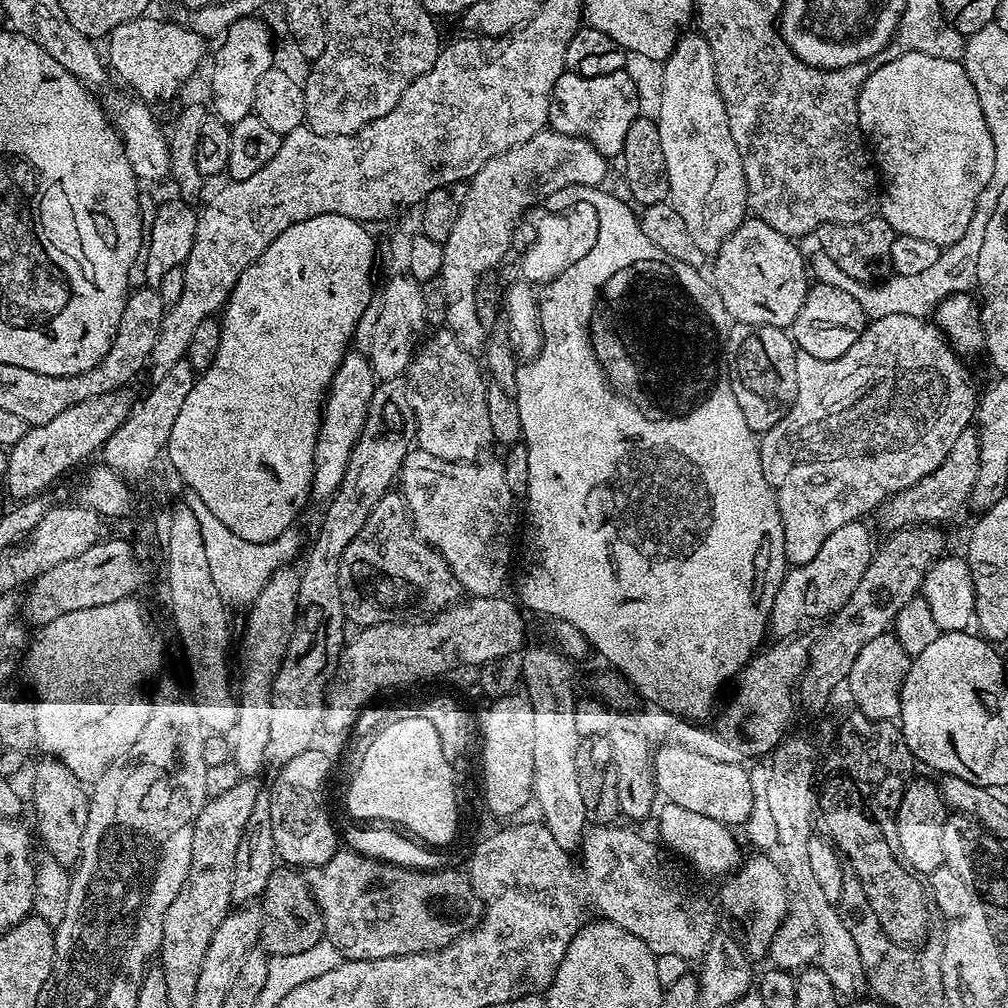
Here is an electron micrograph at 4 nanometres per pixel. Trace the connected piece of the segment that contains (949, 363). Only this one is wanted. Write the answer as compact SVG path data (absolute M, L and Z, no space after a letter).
M886 314L886 318L878 318L871 321L865 327L864 333L842 354L837 360L823 360L814 358L802 351L796 353L796 369L798 370L798 394L794 398L794 406L778 422L778 426L771 428L769 432L759 437L760 461L762 462L762 474L766 474L766 482L776 494L776 505L782 518L782 534L784 535L784 549L789 565L795 566L810 562L818 550L822 550L822 542L834 534L834 530L846 526L850 522L867 517L867 512L875 513L884 501L894 494L922 482L926 474L934 474L942 462L946 462L946 454L954 442L963 432L969 431L976 415L978 403L978 388L972 385L972 376L964 369L965 361L956 355L944 333L936 327L935 323L919 316L907 316L906 314Z

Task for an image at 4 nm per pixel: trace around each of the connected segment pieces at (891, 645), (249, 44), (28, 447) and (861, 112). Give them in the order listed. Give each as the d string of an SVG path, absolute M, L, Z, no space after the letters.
M894 634L871 639L859 651L847 676L846 689L856 703L855 711L871 720L895 721L900 714L900 695L909 663L910 657Z
M245 16L243 20L234 22L234 26L224 33L219 41L220 49L212 60L212 104L211 111L224 124L229 126L242 122L242 118L253 115L254 90L258 90L258 82L262 74L266 74L274 66L272 60L272 32L256 16Z
M131 387L119 388L110 394L102 394L98 398L90 398L86 402L78 402L78 406L70 406L58 414L58 418L50 418L45 424L33 424L26 434L8 452L8 465L2 484L8 487L13 501L23 502L39 497L67 468L83 462L103 449L105 442L132 415Z
M907 52L901 56L893 56L884 64L873 67L870 78L866 78L858 94L858 122L861 133L866 137L874 153L875 163L882 173L882 199L879 201L878 208L886 223L901 236L926 238L941 246L958 242L958 238L966 234L966 226L970 226L970 218L974 218L974 206L978 206L978 194L982 194L982 190L990 182L990 174L994 174L994 138L990 138L990 130L982 114L982 102L978 102L978 94L966 74L963 63L958 60L934 58L930 54L921 52Z

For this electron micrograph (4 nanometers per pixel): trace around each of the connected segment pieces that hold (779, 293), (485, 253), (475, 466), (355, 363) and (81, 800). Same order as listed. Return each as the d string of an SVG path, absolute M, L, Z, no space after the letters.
M755 218L745 219L738 230L722 242L710 276L735 323L787 329L794 318L798 318L798 310L802 310L810 287L810 268L796 244L793 237L778 234L774 226L766 226L766 222Z
M545 130L534 134L526 142L490 158L478 174L474 174L471 180L467 181L468 197L458 214L458 222L454 222L454 230L450 230L450 238L446 238L443 244L442 270L438 277L439 283L444 283L444 300L448 305L444 308L444 320L447 331L458 338L460 345L473 354L480 354L484 348L484 335L486 329L480 320L478 306L476 305L476 290L481 287L482 279L476 273L472 264L496 264L508 252L512 244L512 231L516 228L516 219L523 217L529 209L537 207L543 196L555 197L558 190L569 188L575 184L590 186L595 189L608 176L609 161L601 154L596 147L588 140L580 136L567 136L561 132Z
M419 450L409 452L400 468L398 477L398 491L404 498L404 506L408 509L413 525L420 537L436 550L436 553L444 559L446 566L454 574L454 578L460 583L461 589L469 597L494 596L501 591L500 587L508 580L508 571L512 568L512 539L516 536L516 516L512 513L514 497L510 486L506 486L506 474L503 463L485 459L483 462L450 462L446 458L434 458L434 454L426 454Z
M355 350L344 356L342 363L331 380L331 386L322 408L320 432L315 444L315 470L312 475L311 497L326 502L335 495L349 464L350 454L361 436L369 412L370 399L376 389L377 380L371 361Z
M44 758L44 761L41 762L40 765L36 768L36 777L32 780L32 800L30 796L30 812L33 812L36 815L36 828L35 831L38 833L40 831L40 836L44 839L44 844L48 847L48 856L56 860L59 864L63 865L64 867L70 868L73 867L80 858L80 851L82 850L82 836L86 834L86 817L90 815L90 802L88 801L90 792L89 789L86 787L85 781L79 780L78 777L74 774L74 770L70 770L70 766L66 766L60 760L55 758Z

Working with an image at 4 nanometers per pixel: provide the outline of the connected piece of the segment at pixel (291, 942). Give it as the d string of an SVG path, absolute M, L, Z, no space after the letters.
M277 866L270 874L270 882L266 882L262 897L262 911L264 921L259 947L267 952L269 957L302 954L302 950L310 950L310 946L318 946L318 942L325 939L324 919L320 908L312 897L307 879L295 867Z

